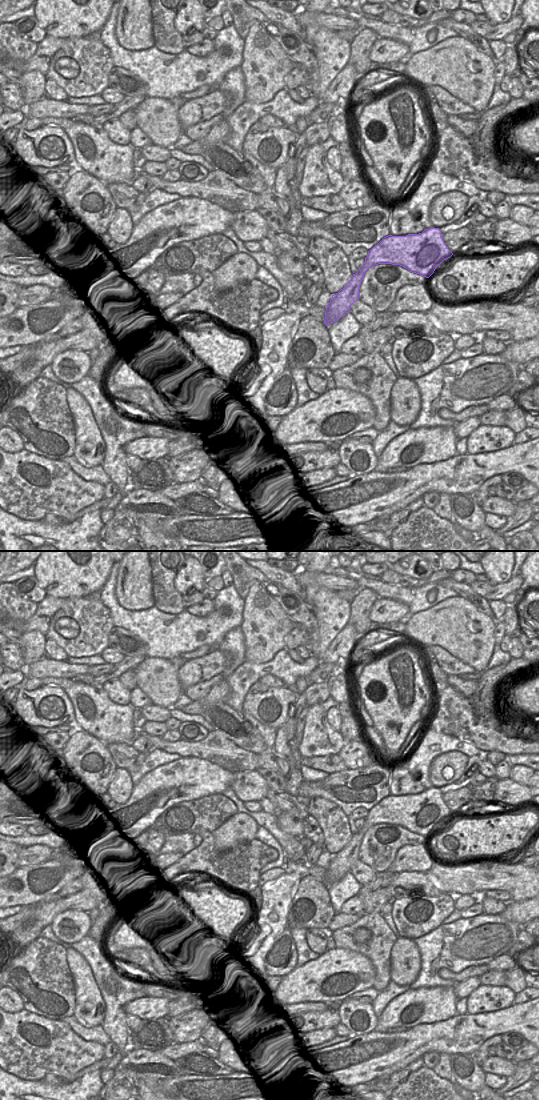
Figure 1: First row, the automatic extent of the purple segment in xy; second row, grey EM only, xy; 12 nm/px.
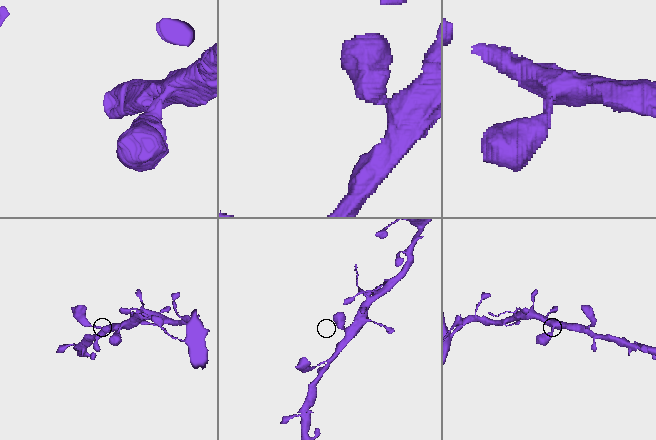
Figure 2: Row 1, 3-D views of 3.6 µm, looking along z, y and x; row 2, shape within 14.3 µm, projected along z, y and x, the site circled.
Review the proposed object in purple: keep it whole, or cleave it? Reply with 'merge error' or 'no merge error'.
no merge error

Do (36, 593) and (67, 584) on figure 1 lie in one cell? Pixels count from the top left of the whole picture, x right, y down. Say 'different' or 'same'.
different

